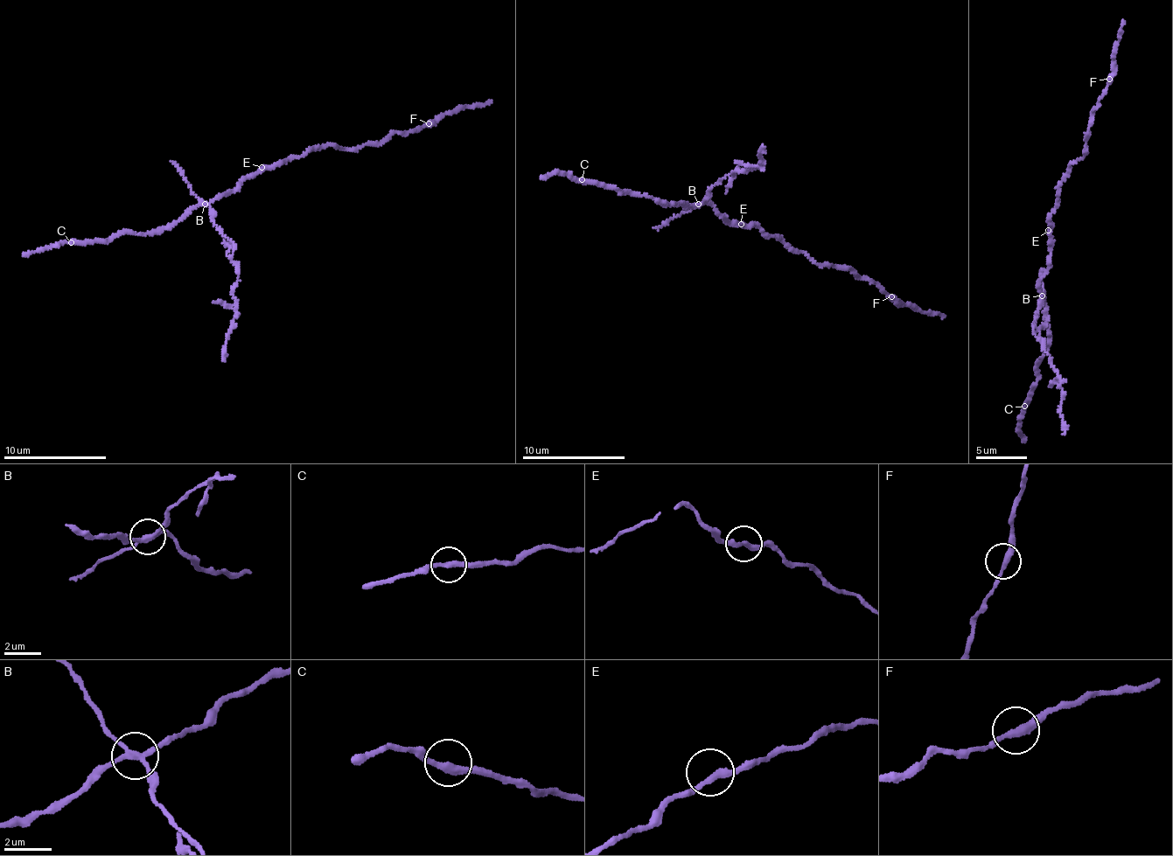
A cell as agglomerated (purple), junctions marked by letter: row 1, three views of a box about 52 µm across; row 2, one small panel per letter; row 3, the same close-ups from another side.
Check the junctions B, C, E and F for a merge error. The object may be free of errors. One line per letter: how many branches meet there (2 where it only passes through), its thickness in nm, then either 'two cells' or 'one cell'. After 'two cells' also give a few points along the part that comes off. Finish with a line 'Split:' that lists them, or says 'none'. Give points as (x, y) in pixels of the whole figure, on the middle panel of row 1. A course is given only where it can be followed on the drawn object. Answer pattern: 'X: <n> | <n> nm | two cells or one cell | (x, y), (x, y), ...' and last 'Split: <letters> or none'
B: 4 | 240 nm | two cells | (697, 204), (712, 187), (736, 170), (761, 166), (763, 144)
C: 2 | 280 nm | one cell
E: 2 | 280 nm | one cell
F: 2 | 280 nm | one cell
Split: B

